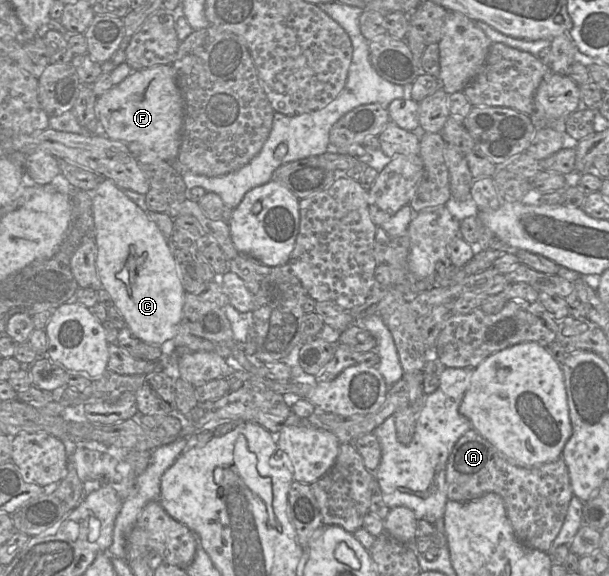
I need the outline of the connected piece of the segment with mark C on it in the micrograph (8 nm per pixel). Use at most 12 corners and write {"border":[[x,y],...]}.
{"border":[[92,192],[96,267],[132,334],[176,336],[185,290],[158,226]]}

